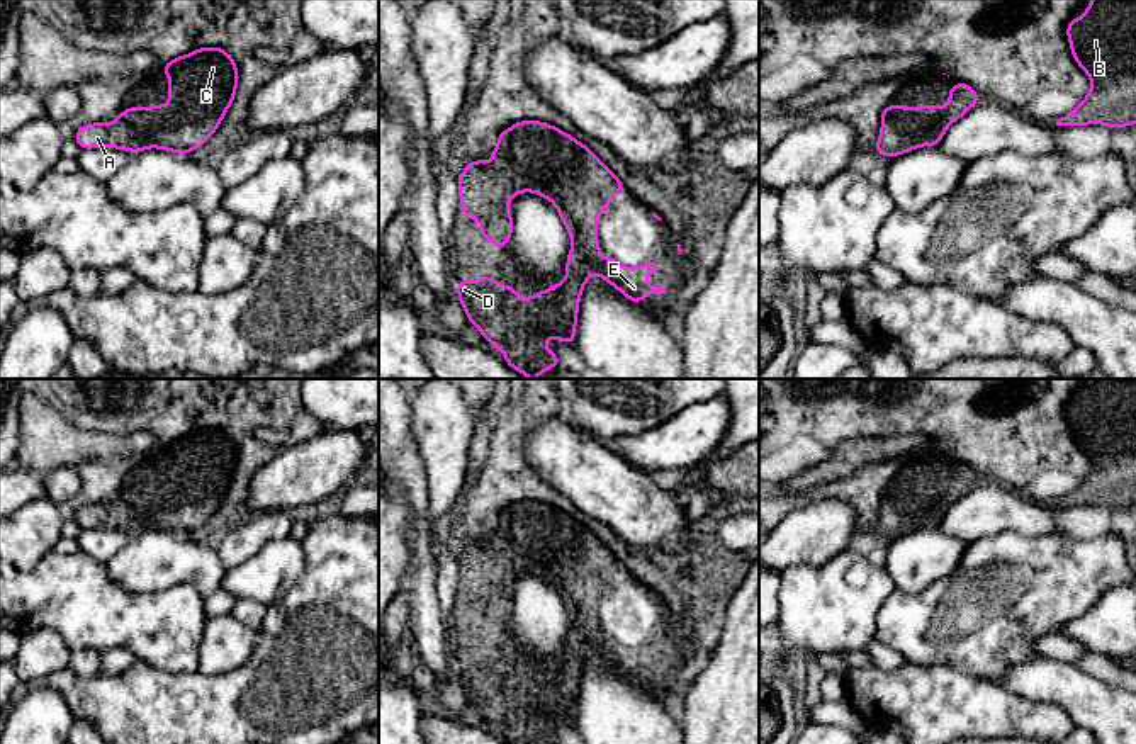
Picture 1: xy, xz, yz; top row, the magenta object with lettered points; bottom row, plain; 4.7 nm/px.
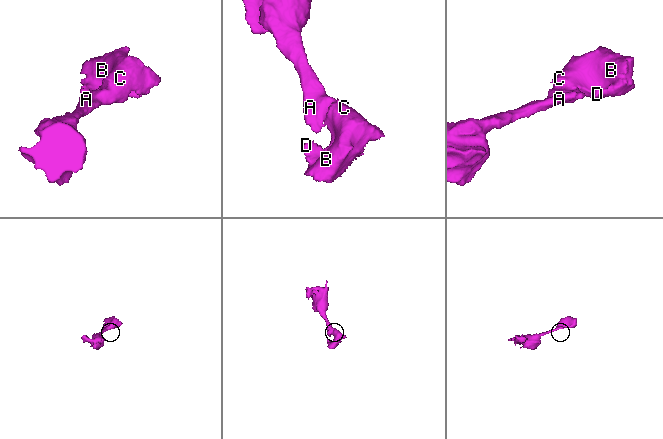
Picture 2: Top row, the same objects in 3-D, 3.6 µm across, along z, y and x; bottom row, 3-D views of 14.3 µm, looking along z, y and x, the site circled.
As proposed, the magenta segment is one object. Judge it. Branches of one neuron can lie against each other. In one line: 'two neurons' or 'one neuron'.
one neuron

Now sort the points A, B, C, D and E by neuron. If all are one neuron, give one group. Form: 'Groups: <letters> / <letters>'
Groups: A B C D E

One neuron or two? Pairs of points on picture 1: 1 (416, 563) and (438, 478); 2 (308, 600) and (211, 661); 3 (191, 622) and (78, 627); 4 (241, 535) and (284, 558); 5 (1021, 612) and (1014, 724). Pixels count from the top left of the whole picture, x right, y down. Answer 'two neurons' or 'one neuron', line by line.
1: two neurons
2: two neurons
3: one neuron
4: two neurons
5: two neurons

